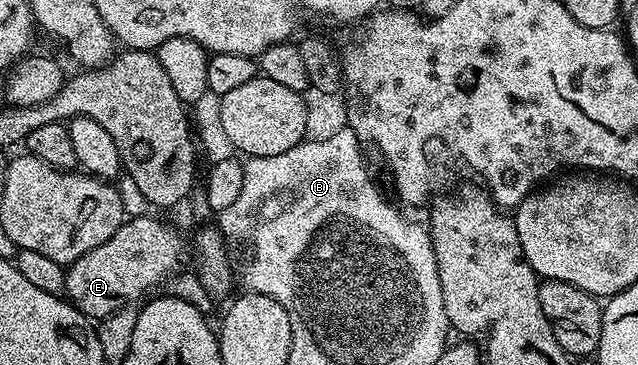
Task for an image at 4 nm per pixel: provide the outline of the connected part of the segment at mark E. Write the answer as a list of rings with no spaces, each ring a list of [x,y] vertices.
[[[151,215],[128,218],[97,249],[89,249],[77,261],[66,268],[67,276],[63,286],[66,298],[81,314],[92,321],[108,319],[115,311],[142,300],[146,291],[151,291],[163,278],[180,274],[183,258],[189,255],[189,247],[167,223]]]

